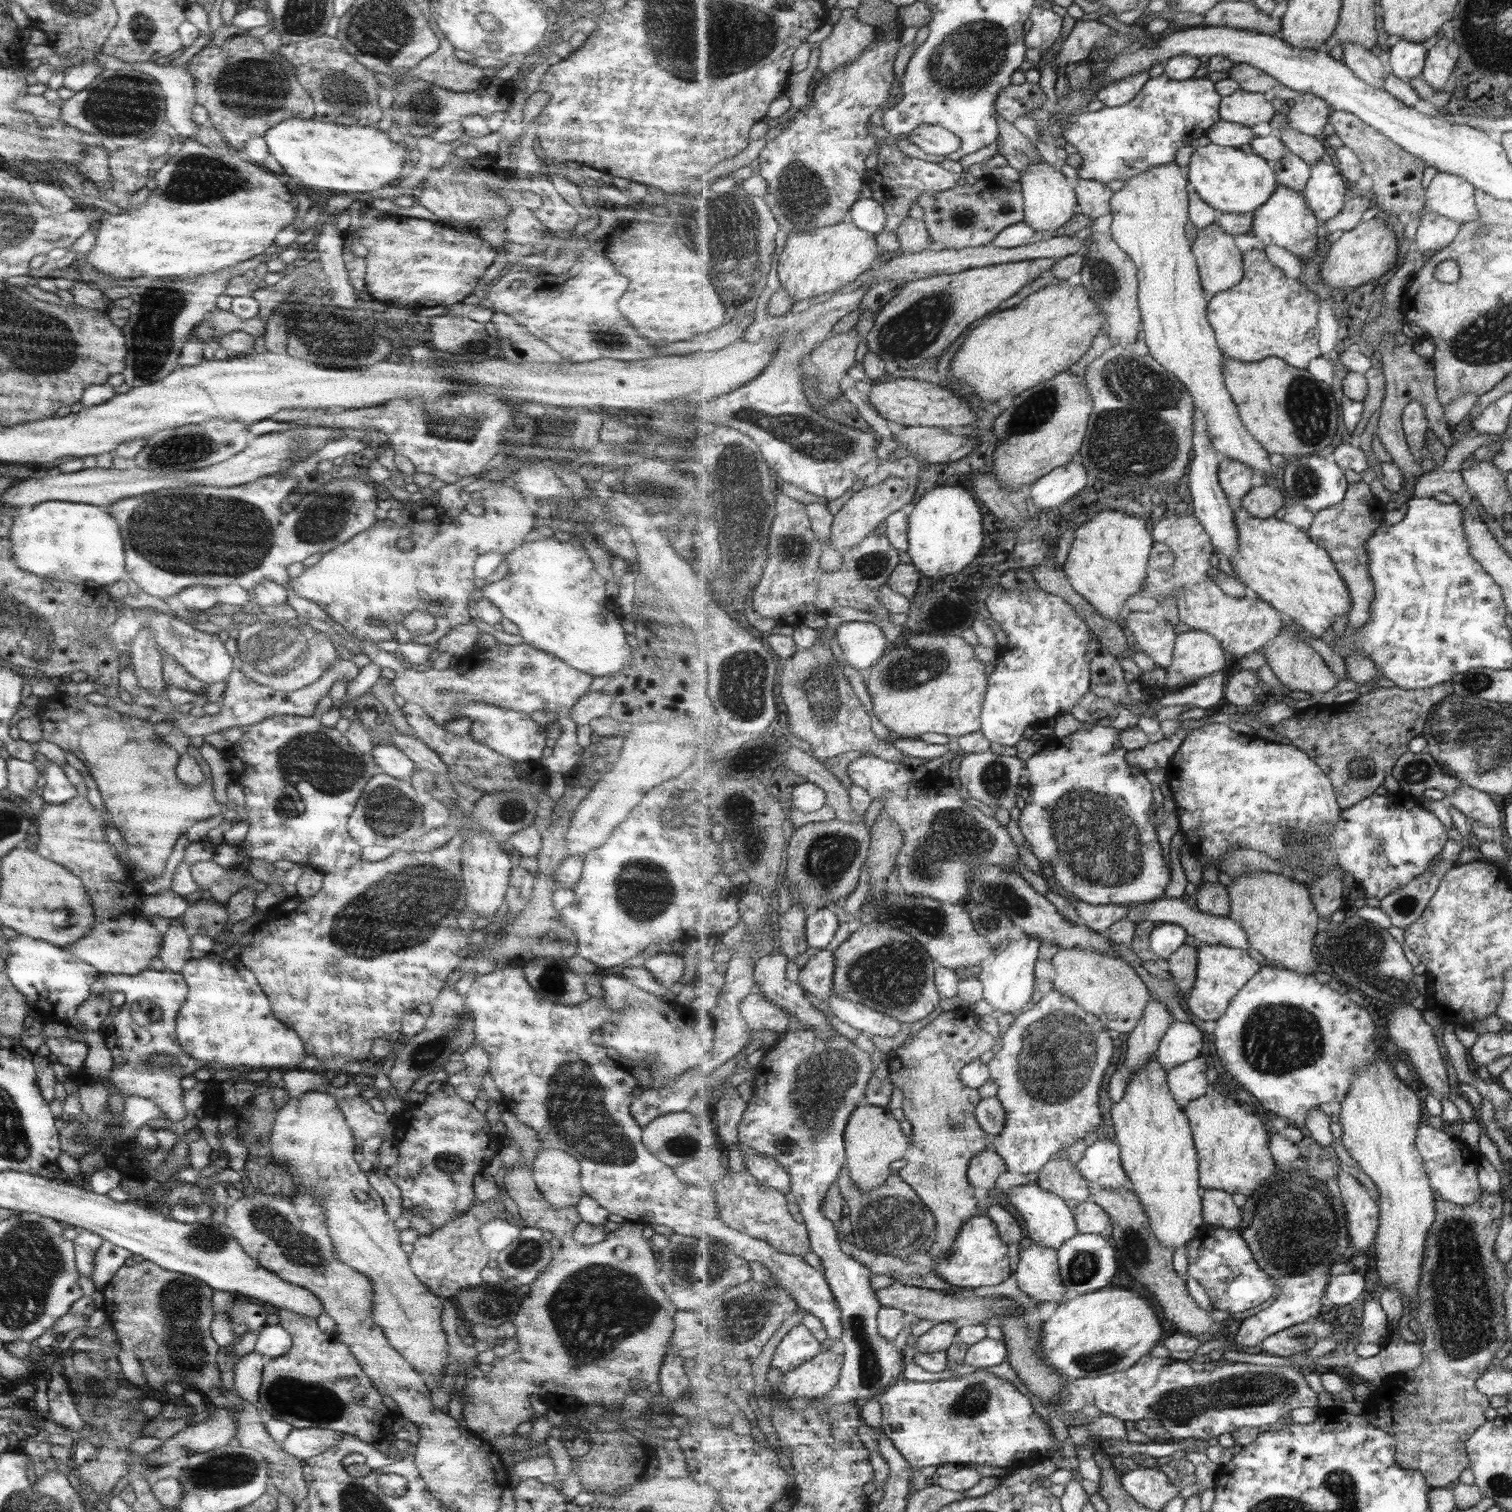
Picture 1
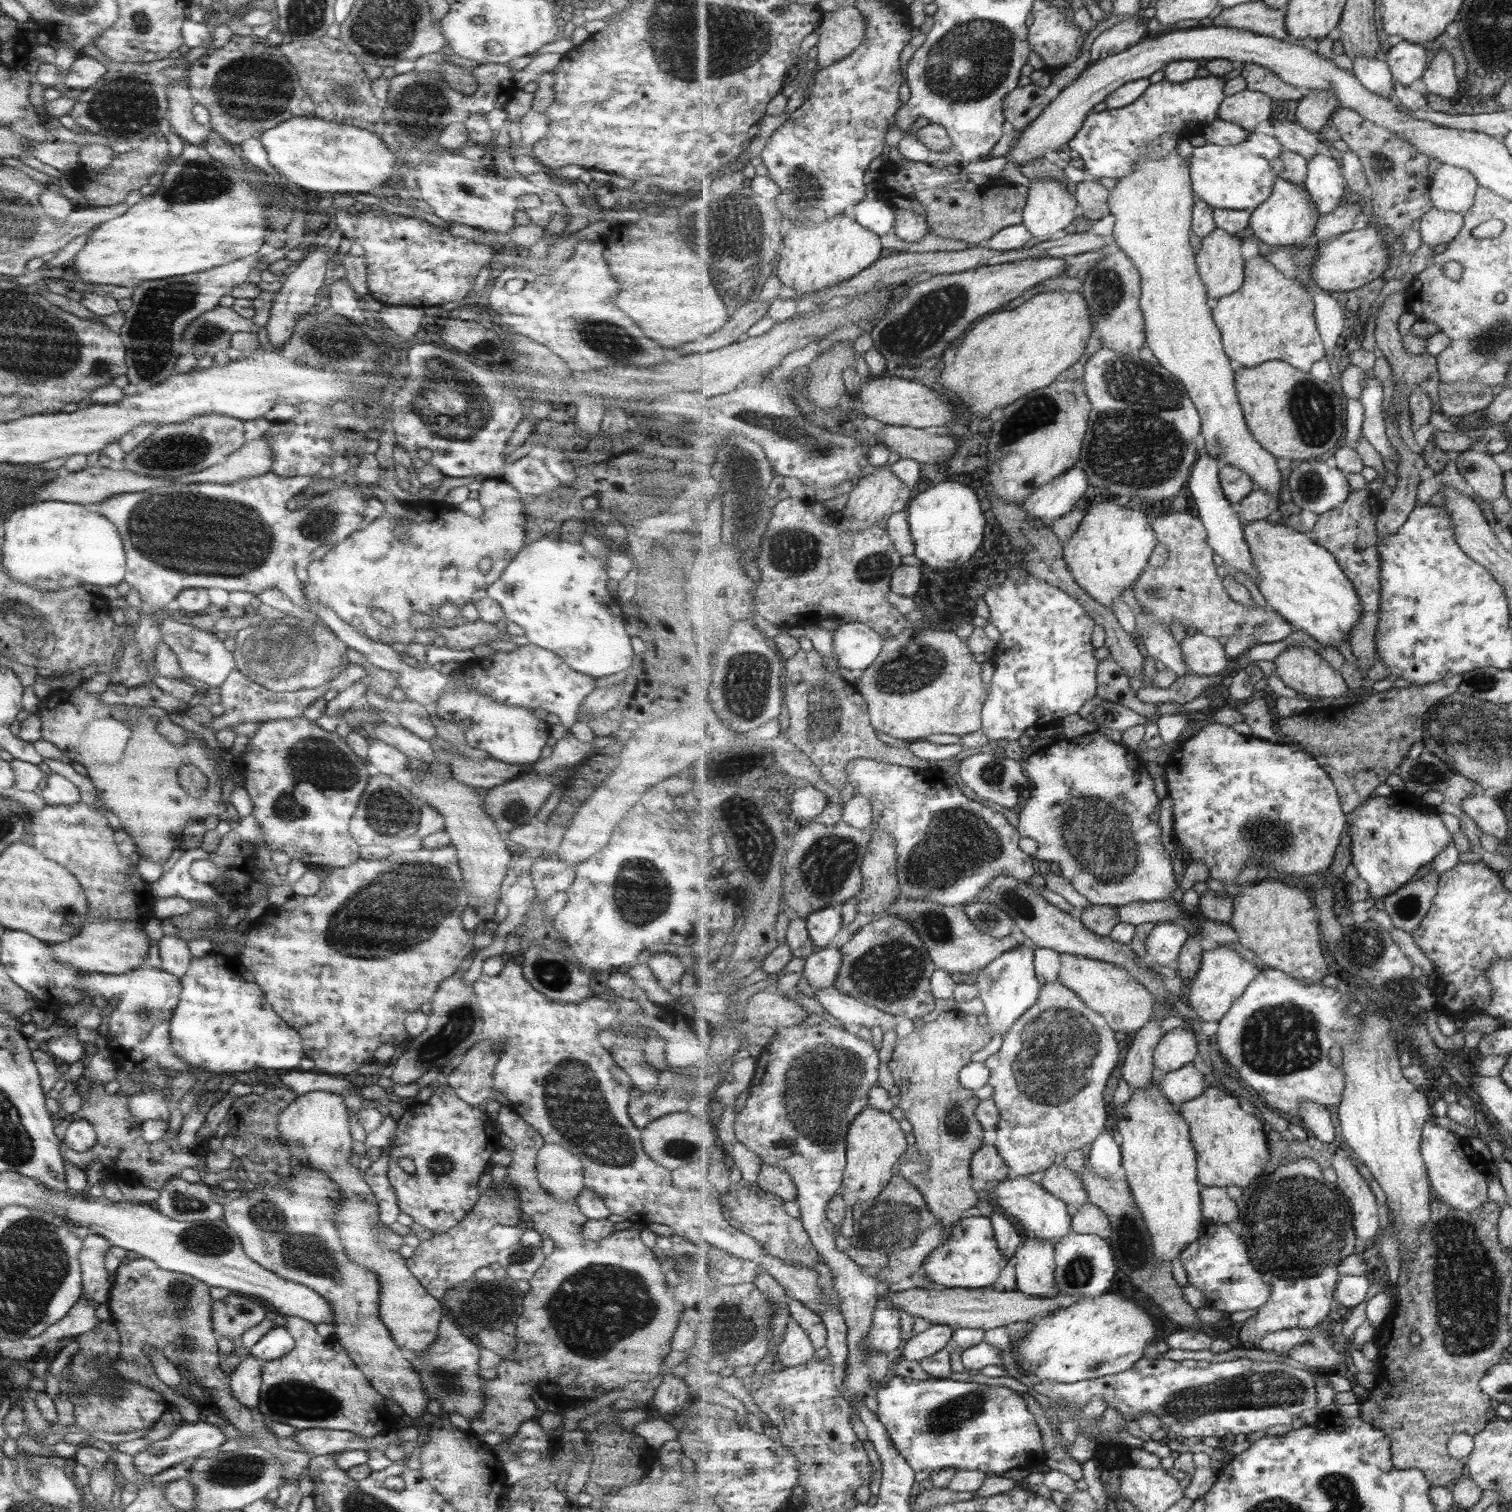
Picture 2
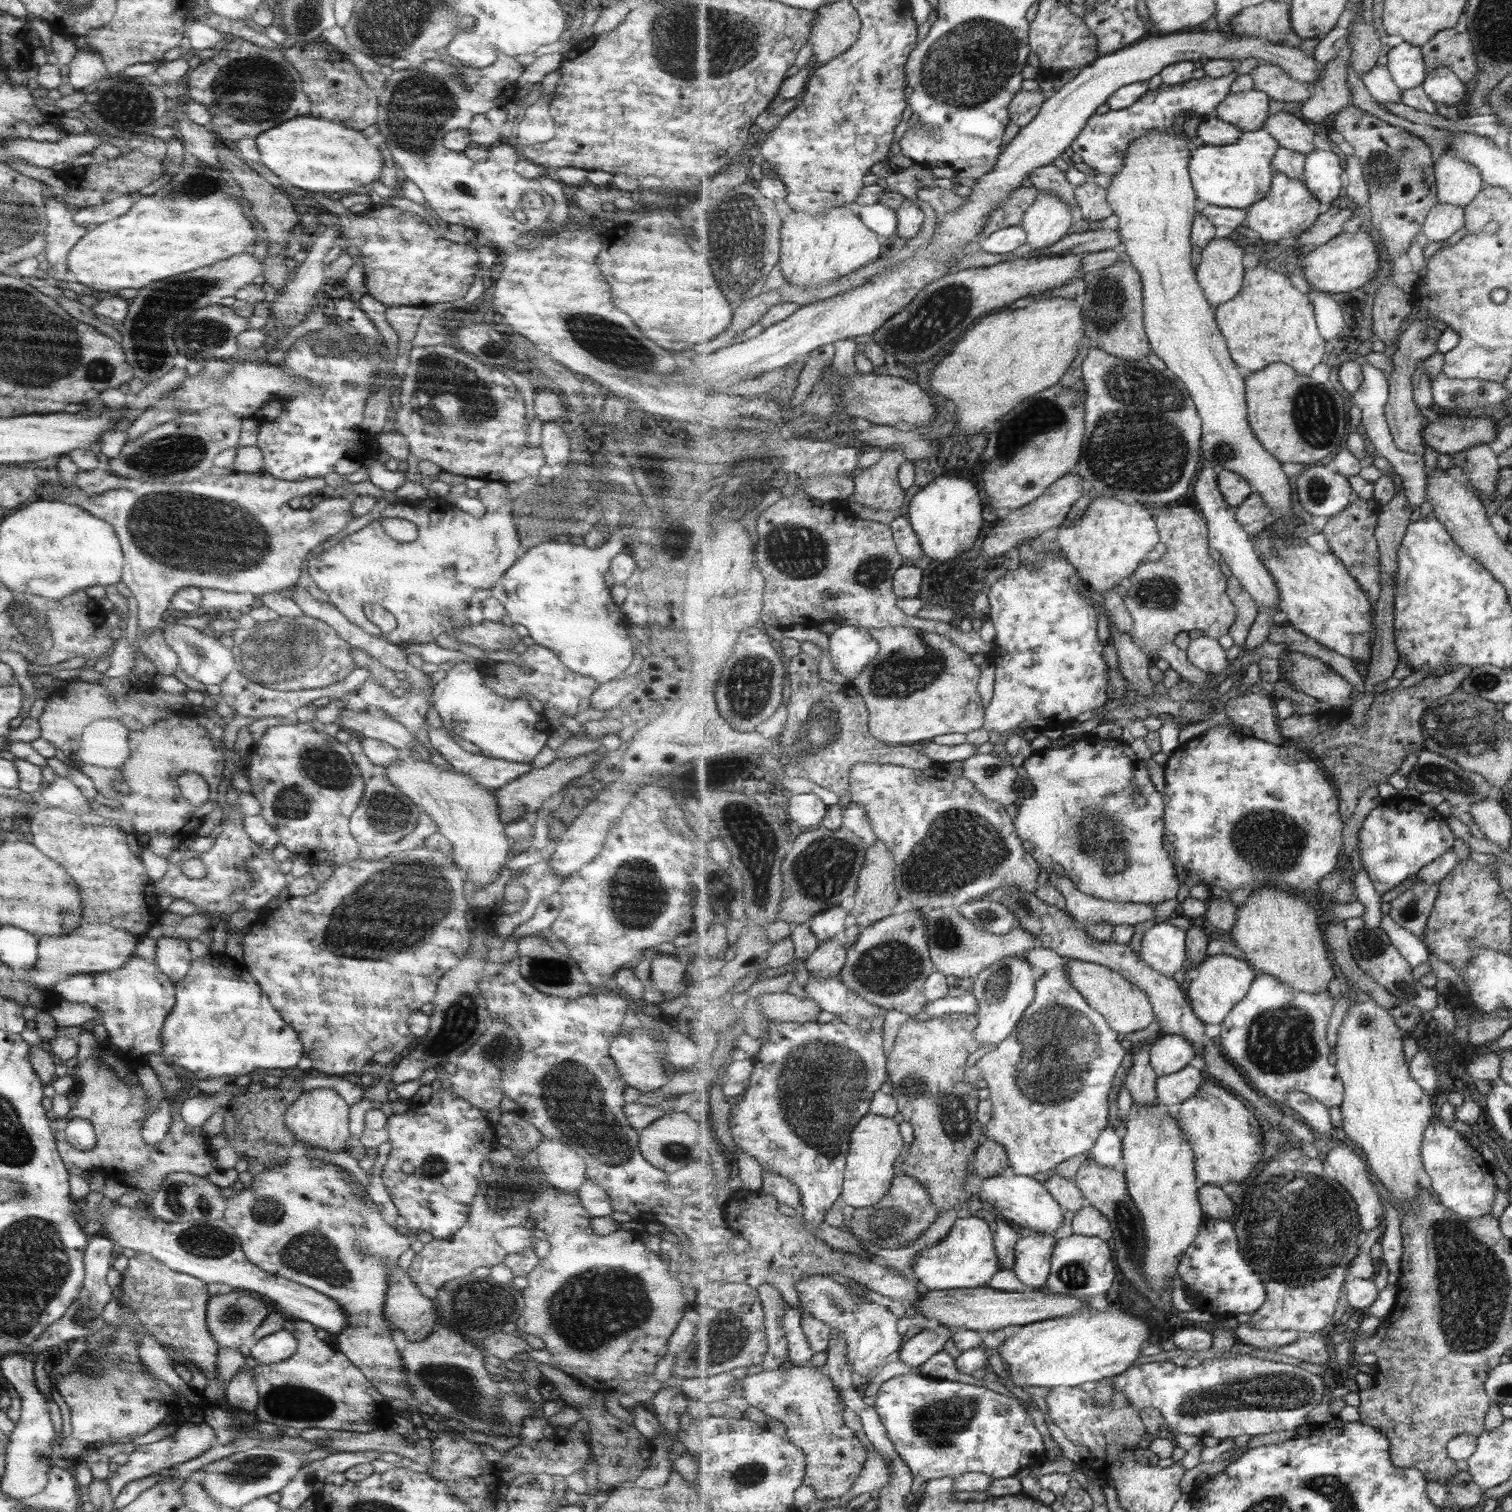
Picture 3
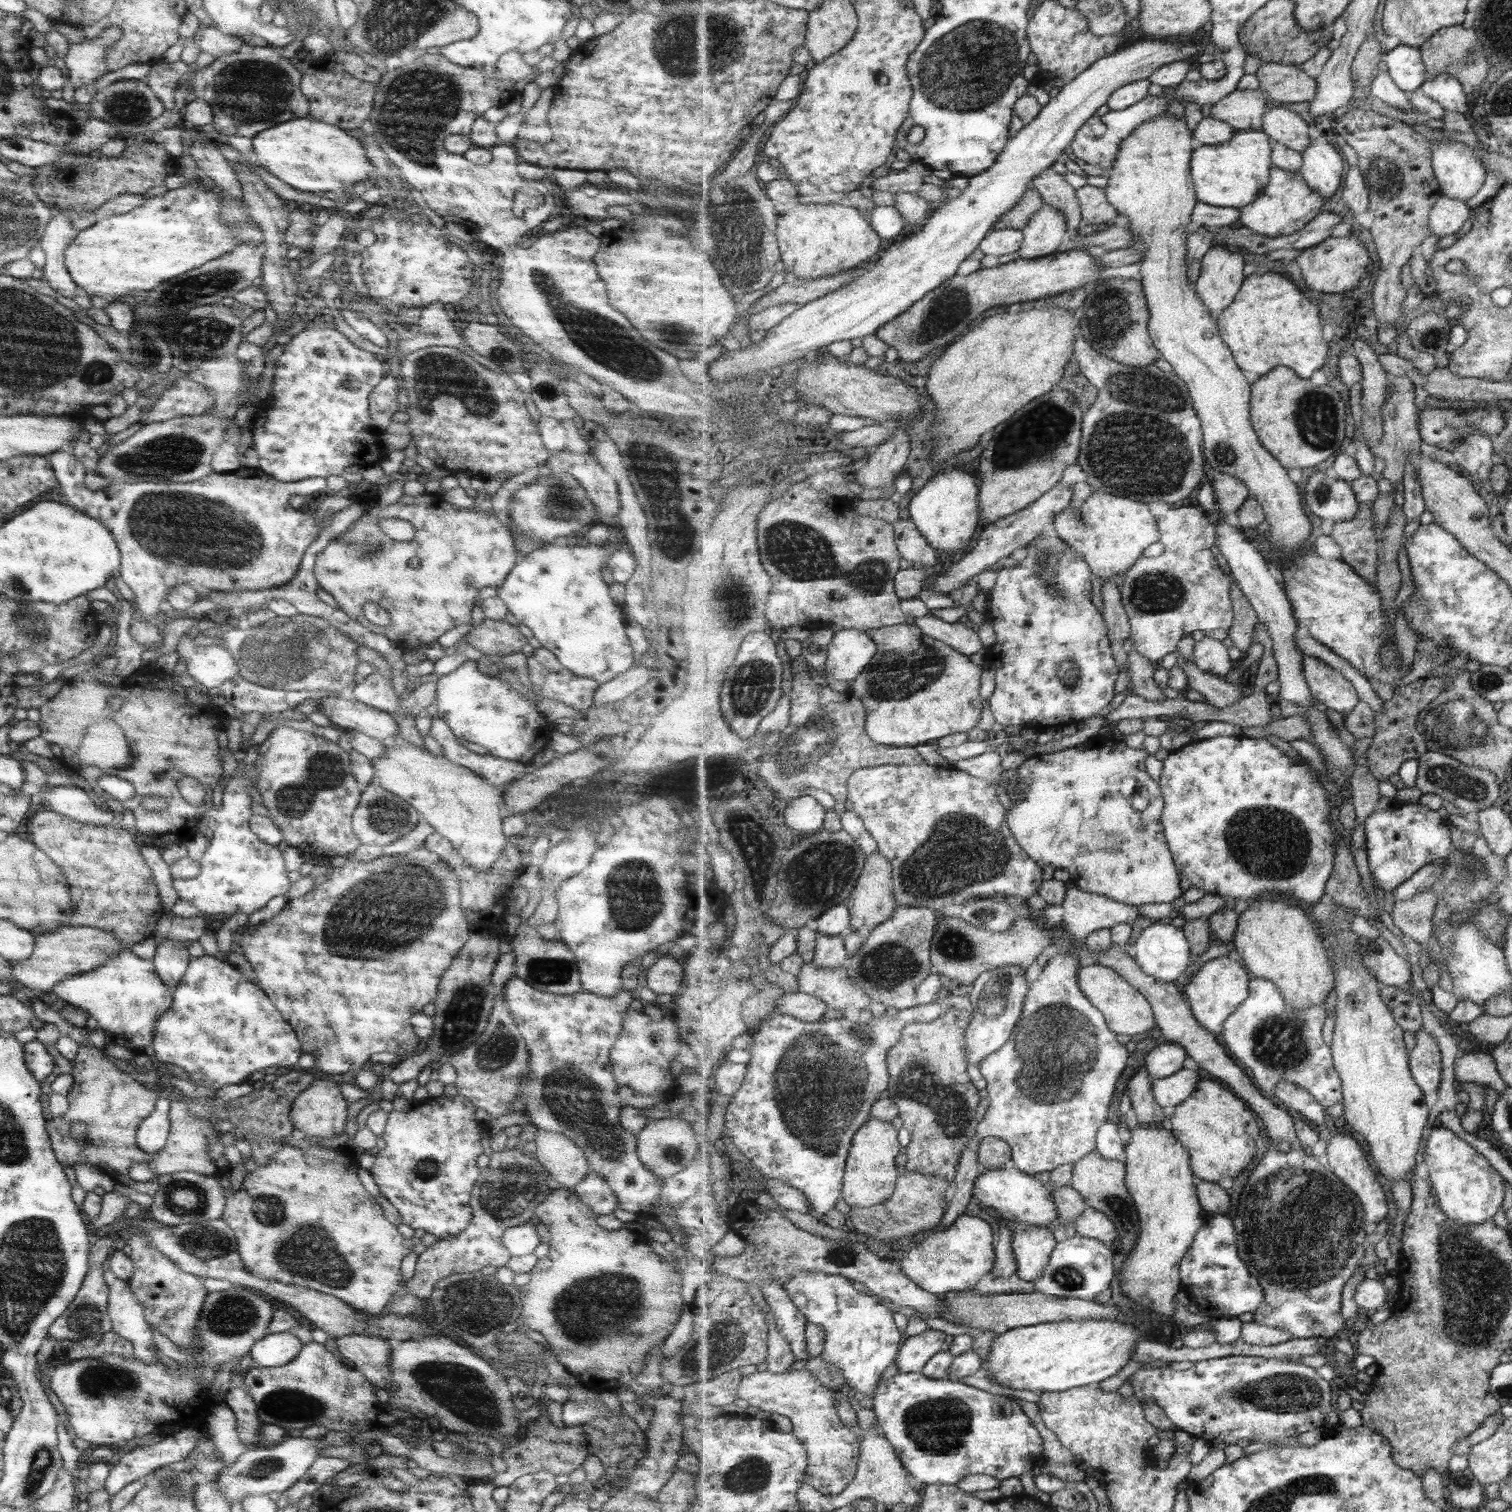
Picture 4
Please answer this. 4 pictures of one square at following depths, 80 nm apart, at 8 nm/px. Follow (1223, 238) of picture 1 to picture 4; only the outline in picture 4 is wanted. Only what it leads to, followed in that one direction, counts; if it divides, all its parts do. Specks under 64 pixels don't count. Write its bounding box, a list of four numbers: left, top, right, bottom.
[1195,244,1246,314]

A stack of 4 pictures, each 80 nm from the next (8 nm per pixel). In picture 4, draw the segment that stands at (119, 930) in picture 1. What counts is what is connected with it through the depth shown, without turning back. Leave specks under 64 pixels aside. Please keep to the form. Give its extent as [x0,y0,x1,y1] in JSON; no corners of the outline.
[7,926,123,993]

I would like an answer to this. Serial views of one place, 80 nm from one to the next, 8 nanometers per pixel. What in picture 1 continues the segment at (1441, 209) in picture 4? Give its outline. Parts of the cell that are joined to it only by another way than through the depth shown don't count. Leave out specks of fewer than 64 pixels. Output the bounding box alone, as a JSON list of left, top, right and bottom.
[1414,210,1462,252]

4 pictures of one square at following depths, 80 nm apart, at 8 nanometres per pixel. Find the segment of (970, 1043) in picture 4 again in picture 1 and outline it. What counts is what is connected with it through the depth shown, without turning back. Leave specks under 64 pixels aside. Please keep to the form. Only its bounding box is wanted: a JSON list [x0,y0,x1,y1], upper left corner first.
[979,933,1041,1017]

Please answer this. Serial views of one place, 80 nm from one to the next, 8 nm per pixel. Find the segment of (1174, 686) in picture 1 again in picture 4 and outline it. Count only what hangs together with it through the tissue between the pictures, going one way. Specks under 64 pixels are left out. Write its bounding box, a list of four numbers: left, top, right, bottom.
[1193,636,1233,677]

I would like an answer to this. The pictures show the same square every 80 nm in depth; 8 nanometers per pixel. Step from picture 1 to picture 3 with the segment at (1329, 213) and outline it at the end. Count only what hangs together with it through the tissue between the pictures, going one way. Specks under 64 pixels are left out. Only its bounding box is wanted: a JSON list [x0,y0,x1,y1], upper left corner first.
[1303,149,1346,208]

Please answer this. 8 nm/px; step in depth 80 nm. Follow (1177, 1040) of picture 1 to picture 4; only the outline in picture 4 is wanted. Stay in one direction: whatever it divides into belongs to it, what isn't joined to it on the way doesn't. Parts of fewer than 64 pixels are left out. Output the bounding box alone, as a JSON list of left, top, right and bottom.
[1145,1040,1191,1079]

